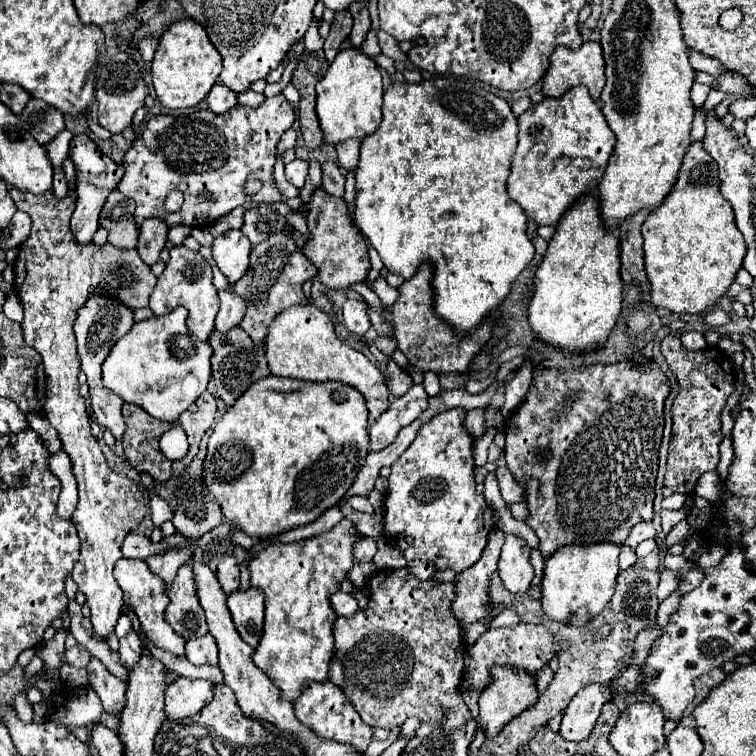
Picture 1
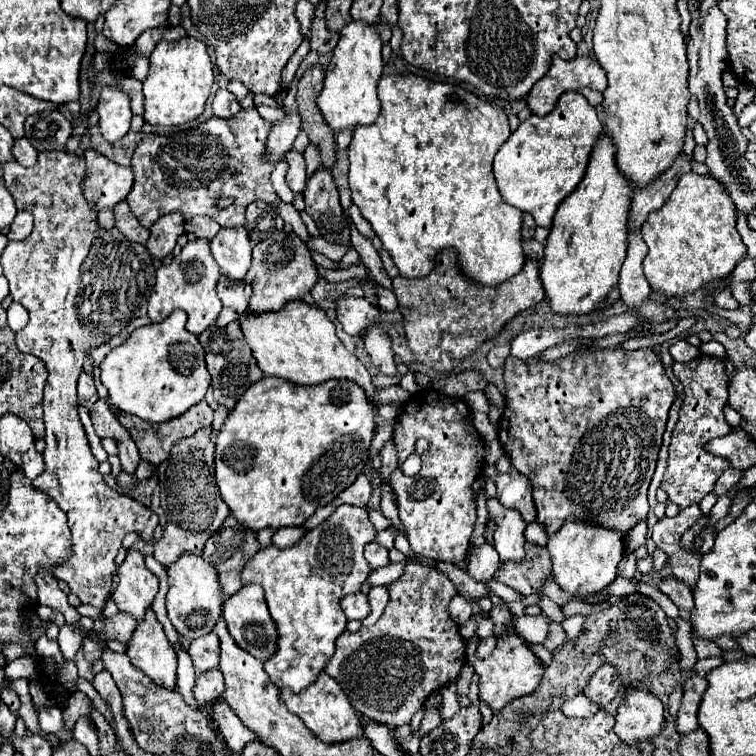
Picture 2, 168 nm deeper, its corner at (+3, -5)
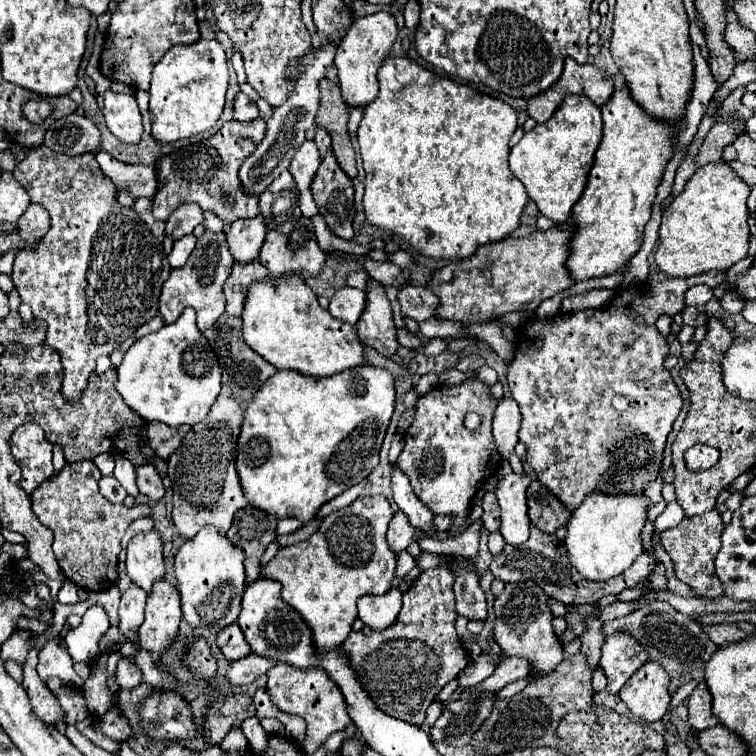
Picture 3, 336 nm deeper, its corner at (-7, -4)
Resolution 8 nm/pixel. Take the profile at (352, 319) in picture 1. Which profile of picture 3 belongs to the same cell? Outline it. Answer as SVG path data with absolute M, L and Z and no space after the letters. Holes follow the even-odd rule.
M342 286L332 296L330 306L328 306L328 312L334 318L340 318L340 320L344 320L348 324L356 324L356 320L360 318L364 306L366 306L366 294L362 290Z

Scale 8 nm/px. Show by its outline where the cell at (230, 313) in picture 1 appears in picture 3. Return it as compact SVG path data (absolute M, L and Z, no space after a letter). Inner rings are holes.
M234 262L232 266L232 274L228 276L226 284L224 284L224 296L226 296L226 312L232 316L240 316L244 310L244 300L248 294L248 286L250 282L264 278L268 274L268 270L258 262L248 262L248 264L240 264Z

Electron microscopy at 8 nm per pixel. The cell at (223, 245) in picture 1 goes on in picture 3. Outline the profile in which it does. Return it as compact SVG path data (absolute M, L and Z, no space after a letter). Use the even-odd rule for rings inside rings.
M258 214L254 218L238 220L228 232L228 246L236 262L252 262L258 258L266 238L266 222Z

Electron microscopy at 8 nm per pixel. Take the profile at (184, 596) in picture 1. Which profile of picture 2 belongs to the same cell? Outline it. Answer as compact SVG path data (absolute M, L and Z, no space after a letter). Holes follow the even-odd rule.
M184 553L172 567L168 567L168 585L170 589L166 593L166 611L176 631L186 639L208 635L222 613L222 589L216 569L198 555Z

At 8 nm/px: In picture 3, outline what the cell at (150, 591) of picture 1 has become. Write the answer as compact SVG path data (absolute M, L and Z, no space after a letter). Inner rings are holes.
M158 530L136 534L128 548L126 572L134 584L144 592L152 590L152 584L164 578L164 556L162 556L162 536Z

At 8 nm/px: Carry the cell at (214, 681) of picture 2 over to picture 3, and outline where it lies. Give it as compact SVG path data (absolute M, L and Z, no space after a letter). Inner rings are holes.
M248 654L242 660L232 662L232 666L228 668L228 682L232 686L242 686L242 684L250 684L254 682L260 674L266 674L274 664L274 658L262 658L258 654Z

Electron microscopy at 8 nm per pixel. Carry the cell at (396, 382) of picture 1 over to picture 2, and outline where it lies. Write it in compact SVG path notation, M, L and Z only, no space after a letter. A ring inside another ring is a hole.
M378 325L370 327L364 333L364 345L366 345L366 351L372 359L372 365L378 371L382 371L384 375L390 375L390 377L394 377L398 373L394 353L390 349L390 337Z

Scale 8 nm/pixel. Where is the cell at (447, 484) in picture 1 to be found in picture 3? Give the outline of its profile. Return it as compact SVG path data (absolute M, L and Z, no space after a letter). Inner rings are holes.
M470 378L458 386L438 386L424 394L416 402L416 420L404 436L404 450L400 452L396 466L410 478L416 496L434 514L456 516L452 532L458 536L464 530L466 516L470 514L470 500L500 466L500 454L492 436L492 418L496 400L490 396L490 386L478 378ZM476 412L482 422L476 430L464 426L464 416Z

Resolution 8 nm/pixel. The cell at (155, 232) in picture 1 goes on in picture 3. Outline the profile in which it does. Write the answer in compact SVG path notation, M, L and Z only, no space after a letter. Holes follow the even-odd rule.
M182 204L180 208L176 208L172 212L172 216L168 218L166 222L166 234L172 236L174 240L186 236L186 234L192 234L192 230L202 224L202 208L200 206L194 206L192 204Z

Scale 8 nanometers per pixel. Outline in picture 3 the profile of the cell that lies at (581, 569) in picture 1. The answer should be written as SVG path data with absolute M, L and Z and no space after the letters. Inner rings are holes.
M592 490L582 504L572 512L568 522L566 548L570 564L588 580L610 580L622 574L644 550L642 550L642 528L646 524L650 500L644 494L608 496L600 490Z

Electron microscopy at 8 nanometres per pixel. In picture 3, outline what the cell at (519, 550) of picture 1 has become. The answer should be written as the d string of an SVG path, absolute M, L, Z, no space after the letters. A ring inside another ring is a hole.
M508 462L500 464L500 480L496 486L496 498L502 508L500 516L500 532L506 544L522 544L528 540L530 518L526 506L526 488L530 484L530 476L514 474Z

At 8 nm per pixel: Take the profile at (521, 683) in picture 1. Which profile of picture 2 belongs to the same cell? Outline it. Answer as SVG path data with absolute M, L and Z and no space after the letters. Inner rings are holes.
M494 607L490 619L494 621L494 635L500 637L496 651L488 659L468 657L468 663L474 667L474 671L480 677L480 701L486 703L496 713L496 711L500 711L500 707L512 703L512 699L520 699L520 697L532 693L542 679L544 667L532 655L528 645L514 633L512 615L504 607Z

